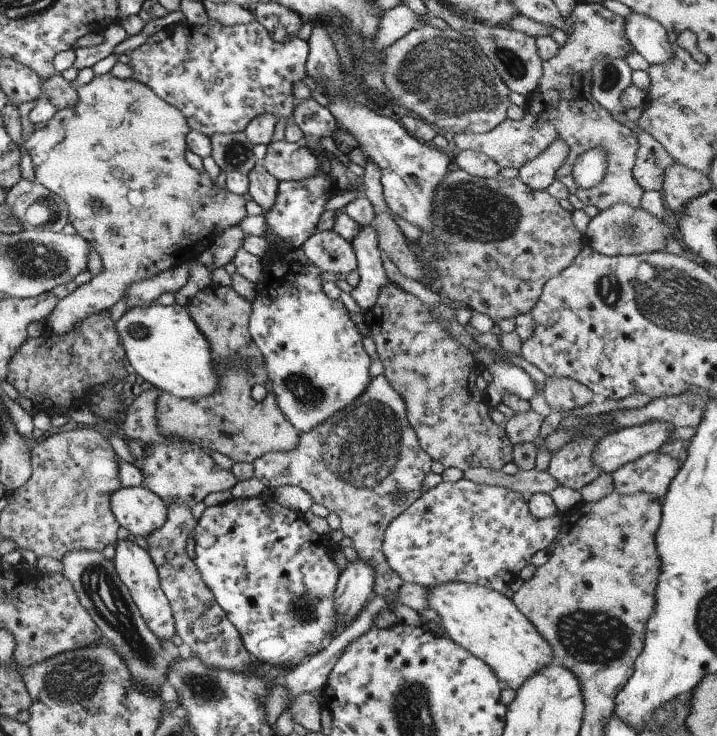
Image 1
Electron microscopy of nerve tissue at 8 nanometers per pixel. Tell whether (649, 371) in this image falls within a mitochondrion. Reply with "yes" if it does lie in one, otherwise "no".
no

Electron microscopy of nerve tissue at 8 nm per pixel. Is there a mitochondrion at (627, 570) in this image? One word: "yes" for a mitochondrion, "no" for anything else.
no

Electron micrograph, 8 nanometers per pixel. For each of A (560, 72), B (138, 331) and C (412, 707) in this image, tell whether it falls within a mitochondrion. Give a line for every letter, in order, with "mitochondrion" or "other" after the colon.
A: other
B: mitochondrion
C: mitochondrion

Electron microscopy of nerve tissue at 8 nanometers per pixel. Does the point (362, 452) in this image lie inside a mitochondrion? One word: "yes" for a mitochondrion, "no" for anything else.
yes

